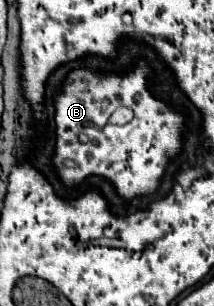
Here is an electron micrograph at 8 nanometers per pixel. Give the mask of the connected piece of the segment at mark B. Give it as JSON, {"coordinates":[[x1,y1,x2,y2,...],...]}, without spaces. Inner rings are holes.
{"coordinates":[[138,62,138,66,124,76,104,74,92,68,74,70,70,74,66,88,54,100,54,166,66,186,72,186,72,182,80,184,90,174,98,174,110,178,110,182,116,186,116,192,126,200,156,192,168,158,176,156,182,148,186,118,180,110,170,108,166,102,148,92,148,76,150,68,146,62],[120,106,132,108,134,118,124,126,110,124,112,112]]}

